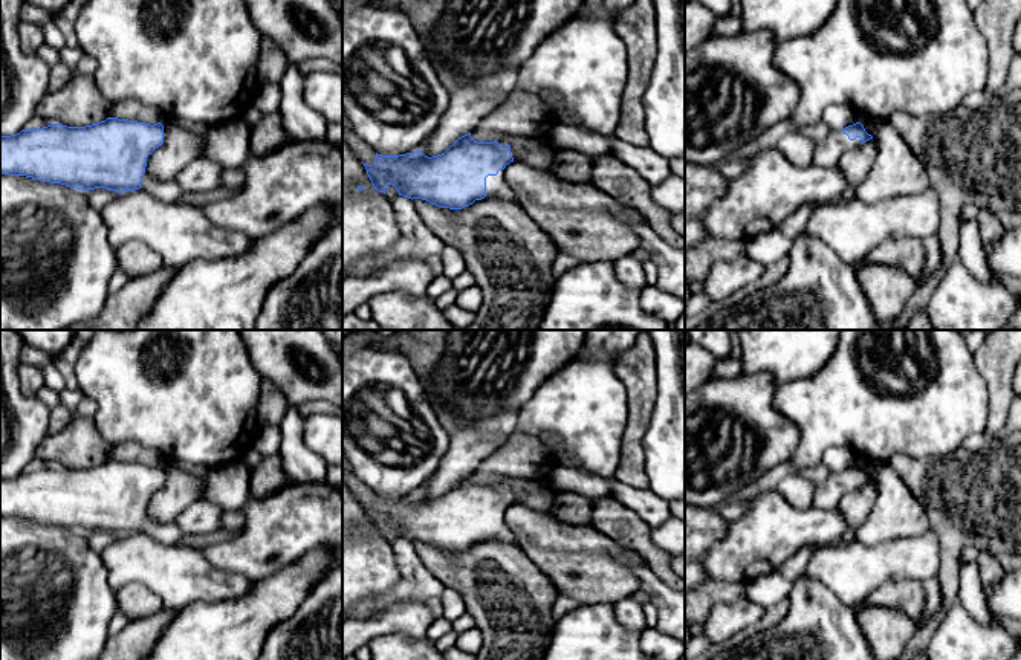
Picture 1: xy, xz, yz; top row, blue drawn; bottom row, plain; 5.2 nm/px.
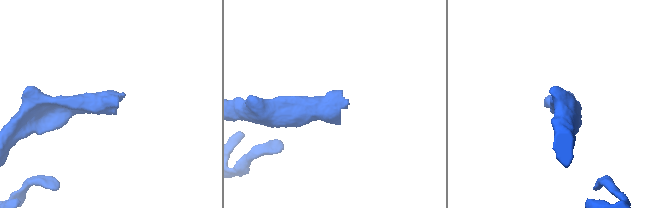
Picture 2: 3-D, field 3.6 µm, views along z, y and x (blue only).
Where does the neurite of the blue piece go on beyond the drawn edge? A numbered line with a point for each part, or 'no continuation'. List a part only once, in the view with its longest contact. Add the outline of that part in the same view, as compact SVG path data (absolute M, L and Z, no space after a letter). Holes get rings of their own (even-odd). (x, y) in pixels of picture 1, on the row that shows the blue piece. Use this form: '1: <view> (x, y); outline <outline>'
1: xz (495, 185); outline M500 170L497 176L486 177L486 197L518 202L518 196L504 180L504 170Z

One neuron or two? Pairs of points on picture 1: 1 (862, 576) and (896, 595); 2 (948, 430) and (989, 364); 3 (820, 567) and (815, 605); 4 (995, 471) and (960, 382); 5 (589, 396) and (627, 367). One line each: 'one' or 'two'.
1: two
2: two
3: two
4: two
5: two

